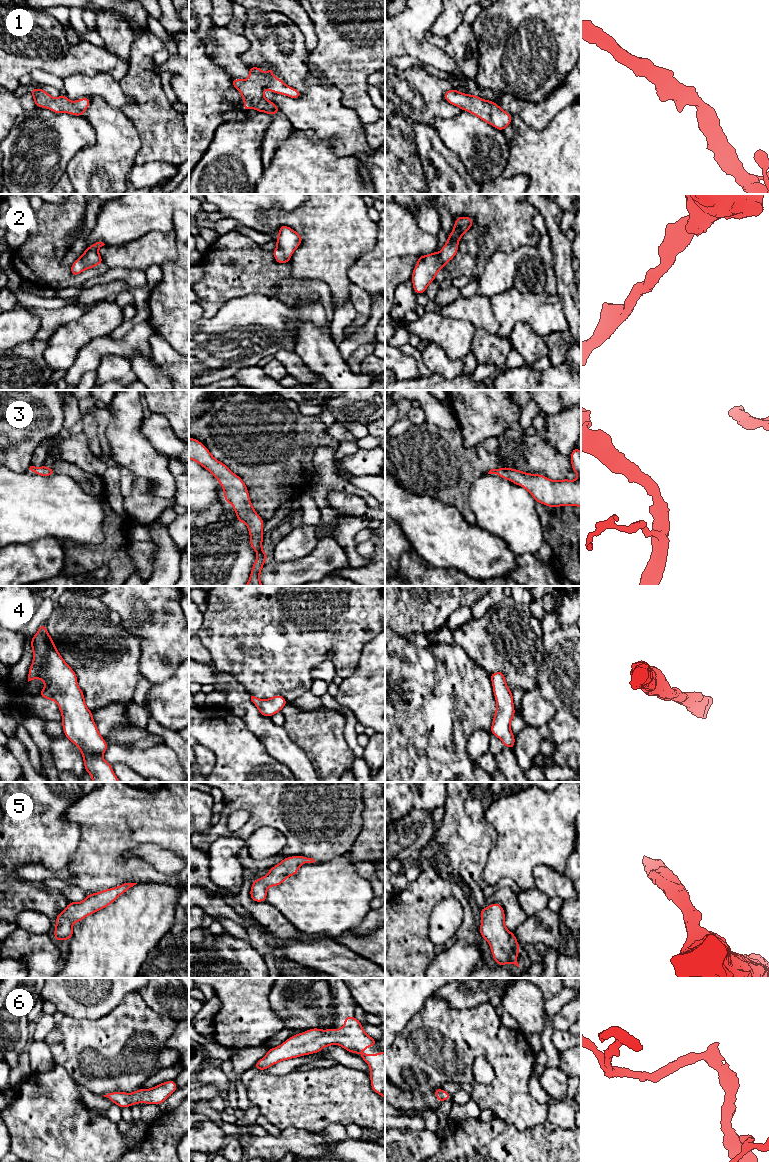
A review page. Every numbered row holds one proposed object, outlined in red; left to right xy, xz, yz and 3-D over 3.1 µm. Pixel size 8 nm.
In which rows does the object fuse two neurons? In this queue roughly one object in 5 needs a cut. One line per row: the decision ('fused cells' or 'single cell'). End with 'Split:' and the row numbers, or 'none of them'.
1: single cell
2: single cell
3: single cell
4: single cell
5: single cell
6: single cell
Split: none of them

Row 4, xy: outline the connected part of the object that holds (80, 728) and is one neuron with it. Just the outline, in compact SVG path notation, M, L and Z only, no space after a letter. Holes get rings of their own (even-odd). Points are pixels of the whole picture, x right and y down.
M45 624L40 625L30 644L33 661L28 682L40 679L45 683L38 695L57 703L64 735L82 753L85 771L90 774L92 782L120 782L112 765L103 758L109 745L97 729L93 712L85 704L76 672L59 654Z

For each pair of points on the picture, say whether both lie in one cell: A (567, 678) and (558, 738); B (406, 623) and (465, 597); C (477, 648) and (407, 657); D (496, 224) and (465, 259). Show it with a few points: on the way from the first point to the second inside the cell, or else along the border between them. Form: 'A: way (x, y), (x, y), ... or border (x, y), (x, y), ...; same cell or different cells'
A: way (567, 693), (566, 723); same cell
B: way (421, 612), (440, 599), (450, 599); same cell
C: border (457, 644), (481, 666); different cells
D: way (489, 233), (474, 250); same cell

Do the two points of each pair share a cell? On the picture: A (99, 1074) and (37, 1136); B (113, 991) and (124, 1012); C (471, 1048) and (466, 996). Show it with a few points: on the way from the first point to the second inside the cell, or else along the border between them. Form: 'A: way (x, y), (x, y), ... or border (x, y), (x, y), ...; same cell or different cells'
A: border (62, 1065), (76, 1084); different cells
B: border (138, 991), (129, 993), (110, 1012), (101, 1017); different cells
C: border (445, 999), (456, 1009), (470, 1009), (490, 1002); different cells

